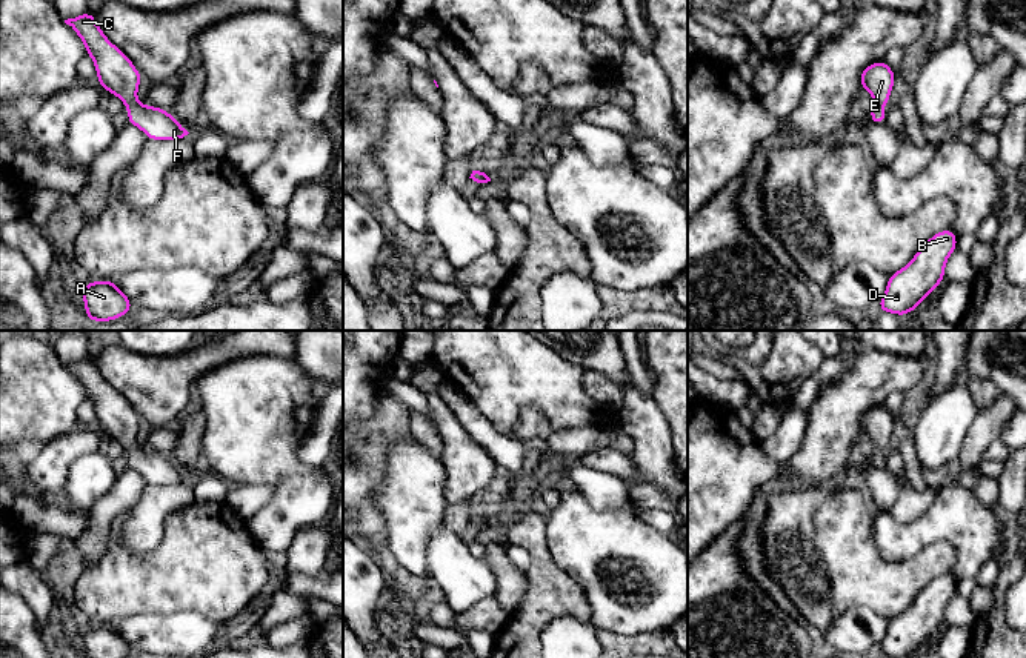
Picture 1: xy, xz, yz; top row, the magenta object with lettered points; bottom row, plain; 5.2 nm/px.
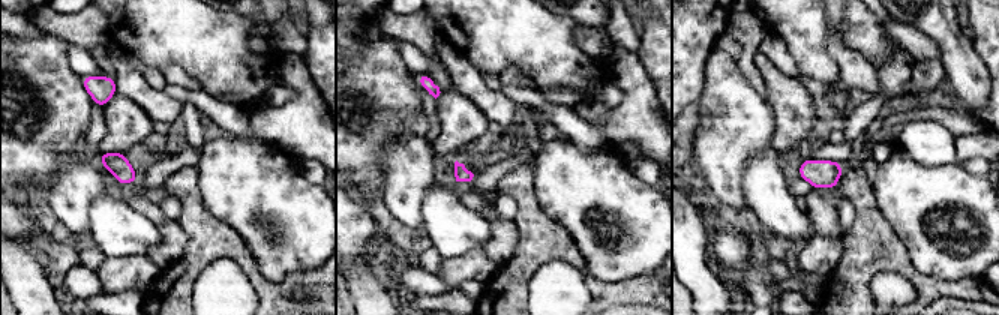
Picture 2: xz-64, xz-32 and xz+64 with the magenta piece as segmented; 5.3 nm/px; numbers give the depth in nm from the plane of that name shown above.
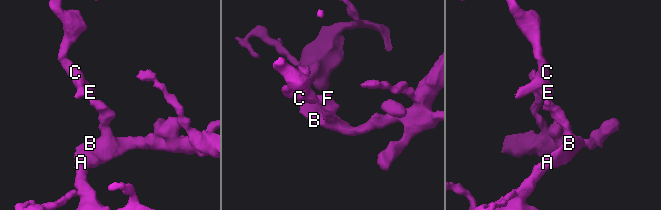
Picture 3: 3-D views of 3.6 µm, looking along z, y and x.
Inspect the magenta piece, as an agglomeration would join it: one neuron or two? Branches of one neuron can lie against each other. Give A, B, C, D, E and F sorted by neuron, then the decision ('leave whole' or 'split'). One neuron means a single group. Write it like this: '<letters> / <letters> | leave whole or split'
A B C D E F | leave whole

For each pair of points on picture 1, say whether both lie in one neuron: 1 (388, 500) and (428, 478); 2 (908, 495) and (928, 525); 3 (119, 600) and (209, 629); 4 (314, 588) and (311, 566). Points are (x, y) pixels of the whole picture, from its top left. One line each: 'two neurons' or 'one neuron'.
1: one neuron
2: two neurons
3: two neurons
4: two neurons

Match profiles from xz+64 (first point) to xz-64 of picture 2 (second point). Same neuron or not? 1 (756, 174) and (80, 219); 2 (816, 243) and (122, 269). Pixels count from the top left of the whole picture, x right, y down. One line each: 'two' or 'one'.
1: two
2: one

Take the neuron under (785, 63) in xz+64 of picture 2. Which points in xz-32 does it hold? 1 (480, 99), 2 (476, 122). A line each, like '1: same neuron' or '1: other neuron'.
1: same neuron
2: other neuron

